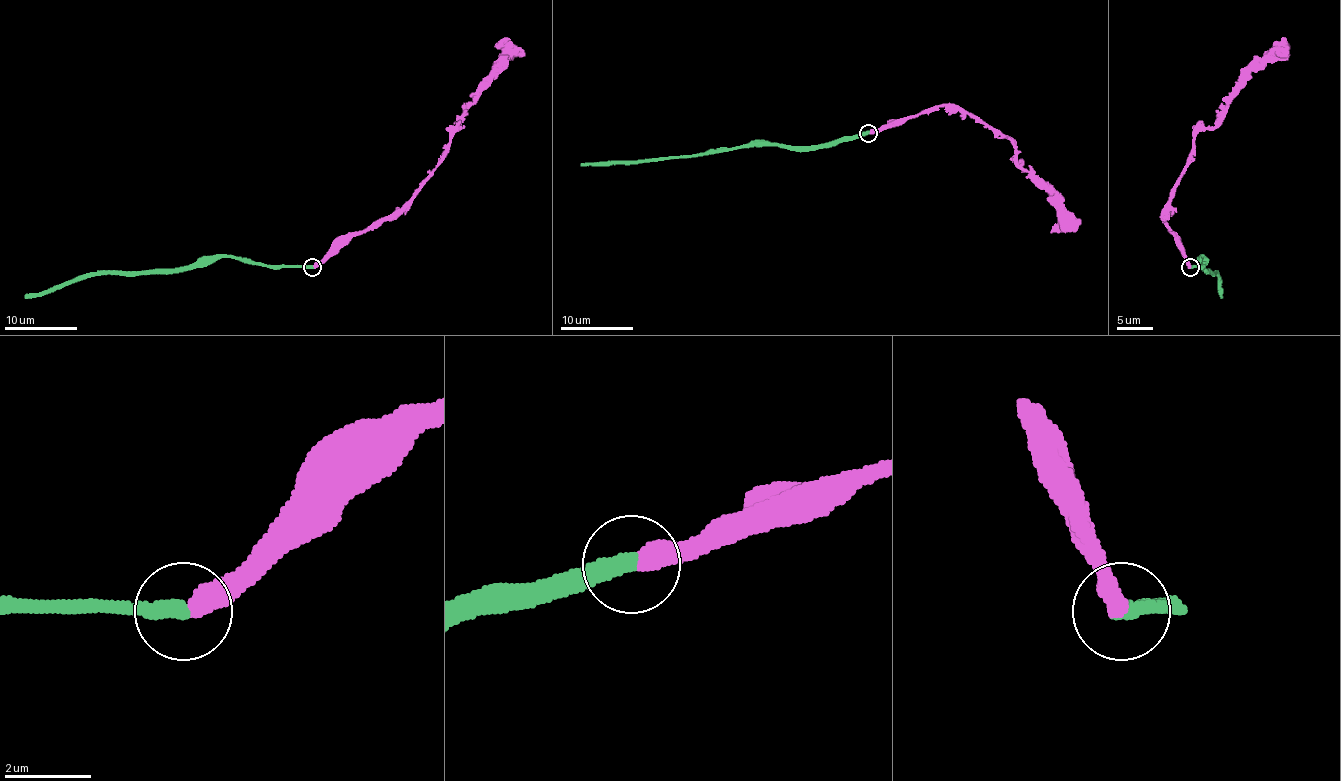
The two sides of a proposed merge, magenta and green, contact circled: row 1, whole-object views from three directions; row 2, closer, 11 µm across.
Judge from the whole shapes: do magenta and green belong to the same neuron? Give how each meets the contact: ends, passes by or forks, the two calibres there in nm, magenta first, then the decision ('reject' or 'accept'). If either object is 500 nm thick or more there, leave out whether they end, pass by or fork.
magenta ends there; green ends there; 440 nm thick on the magenta side, 400 nm on the other; accept

